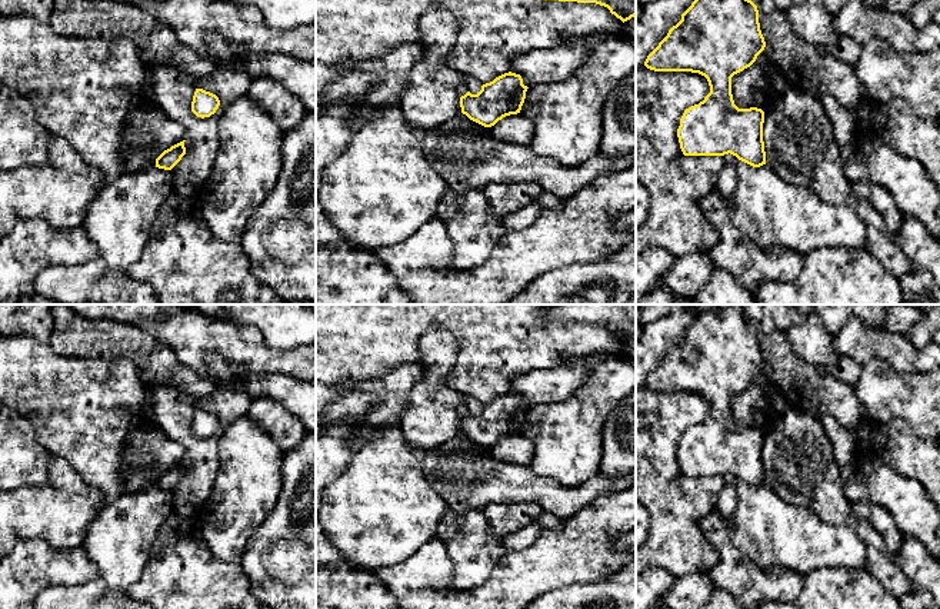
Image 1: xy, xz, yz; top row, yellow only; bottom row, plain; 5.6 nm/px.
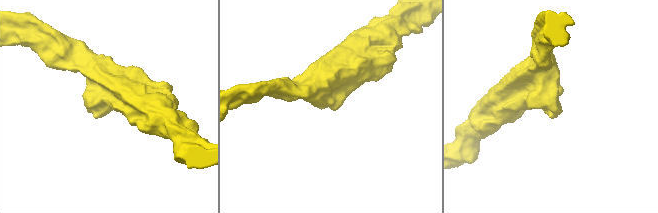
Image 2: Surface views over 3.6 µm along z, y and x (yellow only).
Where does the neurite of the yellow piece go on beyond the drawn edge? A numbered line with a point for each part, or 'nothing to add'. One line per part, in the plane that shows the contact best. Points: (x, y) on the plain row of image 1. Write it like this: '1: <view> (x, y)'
nothing to add

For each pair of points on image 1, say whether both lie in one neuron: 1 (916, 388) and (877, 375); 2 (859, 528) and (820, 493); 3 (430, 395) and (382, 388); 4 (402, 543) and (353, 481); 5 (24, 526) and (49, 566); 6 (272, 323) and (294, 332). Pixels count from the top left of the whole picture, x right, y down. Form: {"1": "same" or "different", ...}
{"1": "same", "2": "same", "3": "different", "4": "same", "5": "different", "6": "same"}

